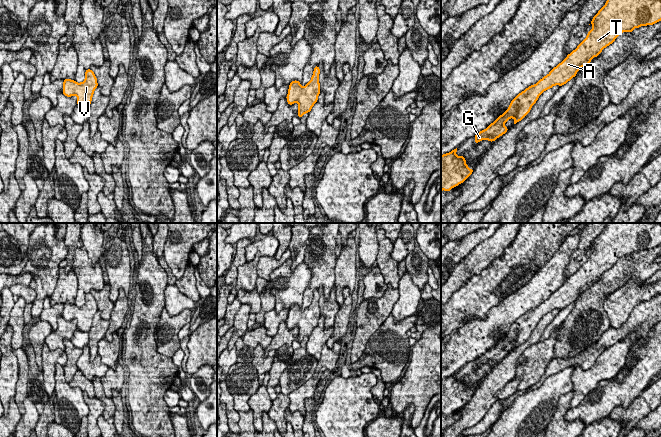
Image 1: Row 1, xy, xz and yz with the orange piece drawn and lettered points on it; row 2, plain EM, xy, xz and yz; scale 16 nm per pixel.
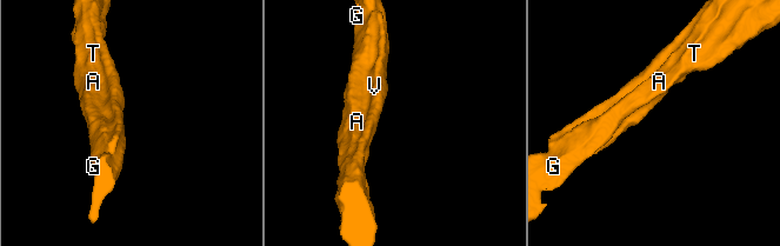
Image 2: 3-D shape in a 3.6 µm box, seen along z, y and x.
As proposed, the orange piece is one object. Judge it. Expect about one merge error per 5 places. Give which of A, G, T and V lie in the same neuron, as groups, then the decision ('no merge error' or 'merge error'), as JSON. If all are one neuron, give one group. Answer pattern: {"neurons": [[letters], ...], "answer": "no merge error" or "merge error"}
{"neurons": [["A", "G", "T", "V"]], "answer": "no merge error"}

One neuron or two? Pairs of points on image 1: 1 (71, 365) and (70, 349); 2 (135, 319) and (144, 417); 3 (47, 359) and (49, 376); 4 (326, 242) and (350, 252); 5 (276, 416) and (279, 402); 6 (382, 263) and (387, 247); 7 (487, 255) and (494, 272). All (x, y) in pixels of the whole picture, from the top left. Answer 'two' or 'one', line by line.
1: one
2: one
3: one
4: two
5: one
6: one
7: two

